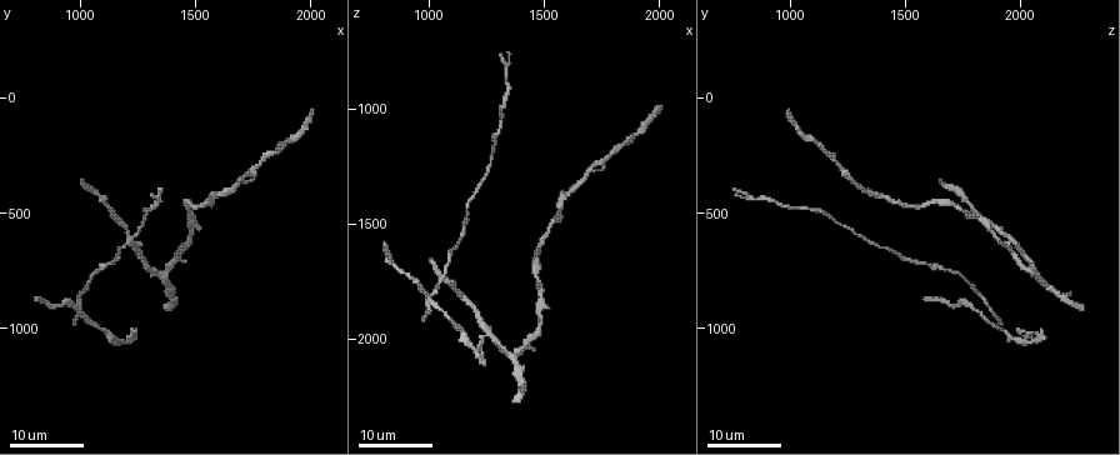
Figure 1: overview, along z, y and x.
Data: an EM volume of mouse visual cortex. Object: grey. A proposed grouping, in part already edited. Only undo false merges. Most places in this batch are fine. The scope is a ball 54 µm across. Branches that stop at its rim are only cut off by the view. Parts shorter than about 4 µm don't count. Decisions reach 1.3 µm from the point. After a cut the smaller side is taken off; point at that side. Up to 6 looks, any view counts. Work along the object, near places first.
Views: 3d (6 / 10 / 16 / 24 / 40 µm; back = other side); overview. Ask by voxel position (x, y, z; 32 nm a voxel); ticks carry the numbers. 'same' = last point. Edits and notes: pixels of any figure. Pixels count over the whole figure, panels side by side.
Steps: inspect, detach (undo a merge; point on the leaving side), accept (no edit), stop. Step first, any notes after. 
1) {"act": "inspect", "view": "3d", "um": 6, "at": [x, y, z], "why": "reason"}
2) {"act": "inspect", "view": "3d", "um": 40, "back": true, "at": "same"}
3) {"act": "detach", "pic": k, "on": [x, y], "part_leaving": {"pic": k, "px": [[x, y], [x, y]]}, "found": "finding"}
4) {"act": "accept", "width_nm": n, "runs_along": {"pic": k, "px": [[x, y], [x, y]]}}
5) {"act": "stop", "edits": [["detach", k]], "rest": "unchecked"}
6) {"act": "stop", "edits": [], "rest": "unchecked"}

{"act": "inspect", "view": "3d", "um": 16, "at": [1340, 450, 950], "why": "thin neck"}

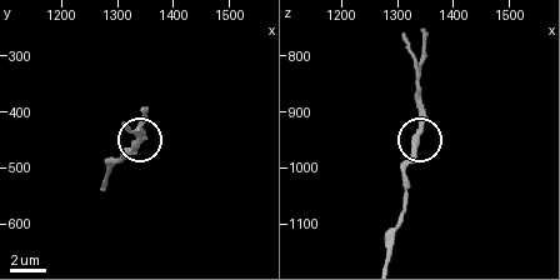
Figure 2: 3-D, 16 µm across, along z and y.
{"act": "inspect", "view": "3d", "um": 6, "at": [1335, 450, 940]}

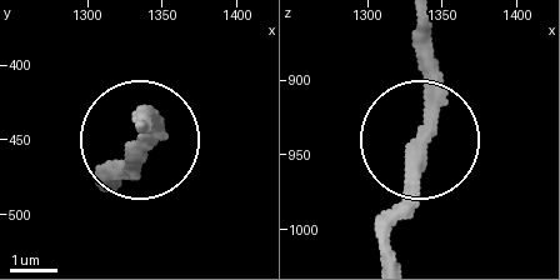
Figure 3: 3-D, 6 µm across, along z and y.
{"act": "accept", "runs_along": {"pic": 3, "px": [[391, 256], [403, 160], [426, 100], [426, 29]]}, "found": "all the same cell"}

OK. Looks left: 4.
{"act": "inspect", "view": "3d", "um": 16, "at": [1160, 550, 1830]}

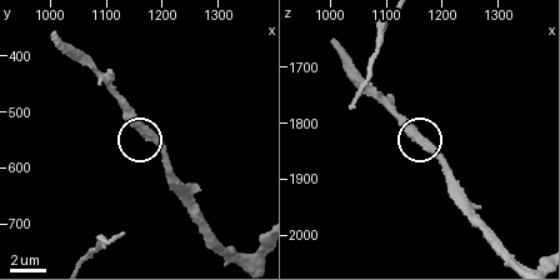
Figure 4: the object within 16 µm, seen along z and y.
{"act": "inspect", "view": "3d", "um": 10, "at": [1170, 545, 1840]}

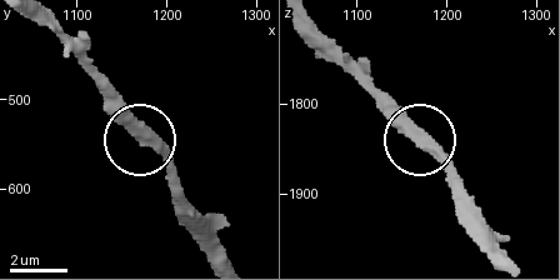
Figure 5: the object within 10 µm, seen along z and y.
{"act": "accept", "side_arm_um": 10, "found": "all the same cell"}

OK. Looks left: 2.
{"act": "inspect", "view": "3d", "um": 16, "at": [1370, 850, 2160]}

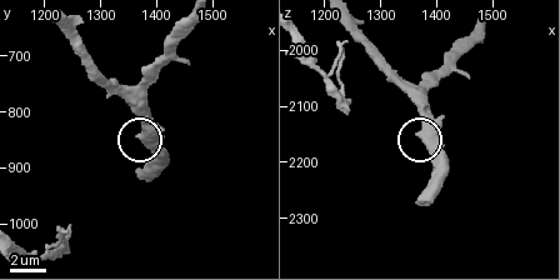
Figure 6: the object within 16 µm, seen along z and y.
{"act": "inspect", "view": "3d", "um": 6, "at": [1380, 855, 2155]}

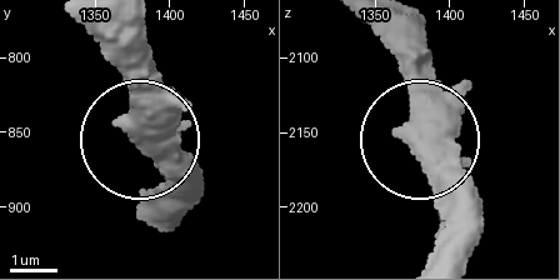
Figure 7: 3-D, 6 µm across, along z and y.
{"act": "accept", "side_arm_um": 5, "runs_along": {"pic": 7, "px": [[80, 24], [120, 73], [139, 144], [195, 200]]}, "found": "continuous, no second cell"}

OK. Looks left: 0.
{"act": "stop", "edits": [], "rest": "unchecked"}

